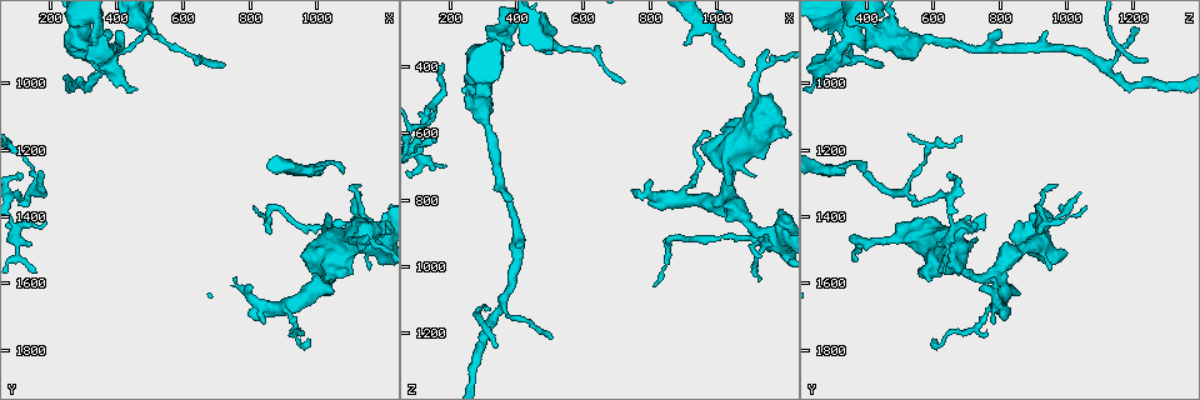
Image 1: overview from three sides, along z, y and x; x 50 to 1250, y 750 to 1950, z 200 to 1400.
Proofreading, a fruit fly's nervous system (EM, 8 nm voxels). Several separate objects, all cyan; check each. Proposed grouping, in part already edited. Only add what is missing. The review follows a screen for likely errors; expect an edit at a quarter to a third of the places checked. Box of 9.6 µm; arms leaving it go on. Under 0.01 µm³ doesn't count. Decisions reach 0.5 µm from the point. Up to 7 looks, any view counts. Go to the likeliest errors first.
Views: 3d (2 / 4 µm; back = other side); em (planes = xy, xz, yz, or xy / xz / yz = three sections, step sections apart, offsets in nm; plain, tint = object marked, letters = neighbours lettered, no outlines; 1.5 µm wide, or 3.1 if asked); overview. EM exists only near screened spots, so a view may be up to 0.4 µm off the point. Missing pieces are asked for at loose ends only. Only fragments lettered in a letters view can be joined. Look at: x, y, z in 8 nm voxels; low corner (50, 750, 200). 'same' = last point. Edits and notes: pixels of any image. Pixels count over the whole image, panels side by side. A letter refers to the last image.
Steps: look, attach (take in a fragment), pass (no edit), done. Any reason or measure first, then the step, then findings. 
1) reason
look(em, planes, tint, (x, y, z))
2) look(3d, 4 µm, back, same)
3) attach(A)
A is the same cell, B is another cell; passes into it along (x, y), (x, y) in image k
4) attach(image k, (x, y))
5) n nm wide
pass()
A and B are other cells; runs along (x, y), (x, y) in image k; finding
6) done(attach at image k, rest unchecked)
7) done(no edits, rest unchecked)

branch stops here
look(3d, 4 µm, back, (750, 1590, 770))

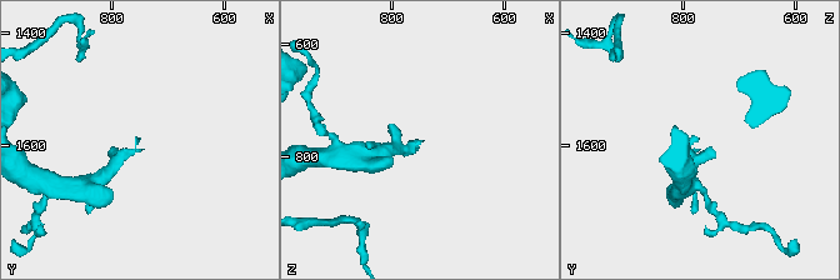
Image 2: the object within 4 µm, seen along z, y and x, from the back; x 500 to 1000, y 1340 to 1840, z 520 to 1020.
look(em, planes, letters, (750, 1585, 770))

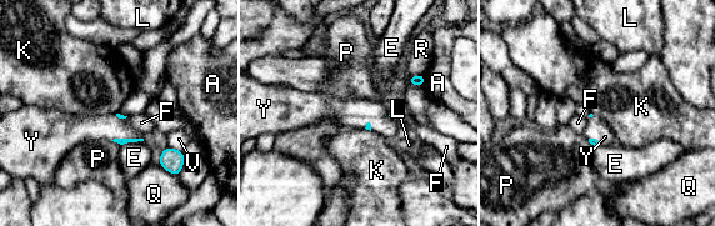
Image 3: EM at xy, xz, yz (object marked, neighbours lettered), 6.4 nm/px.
attach(image 3, (105, 126))
Y is the same cell, A, E, F, K, L, P, Q, R and V are other cells; passes into it along (121, 141), (126, 139), (105, 126) in image 3; it goes on there

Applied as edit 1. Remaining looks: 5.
redraw
look(overview)

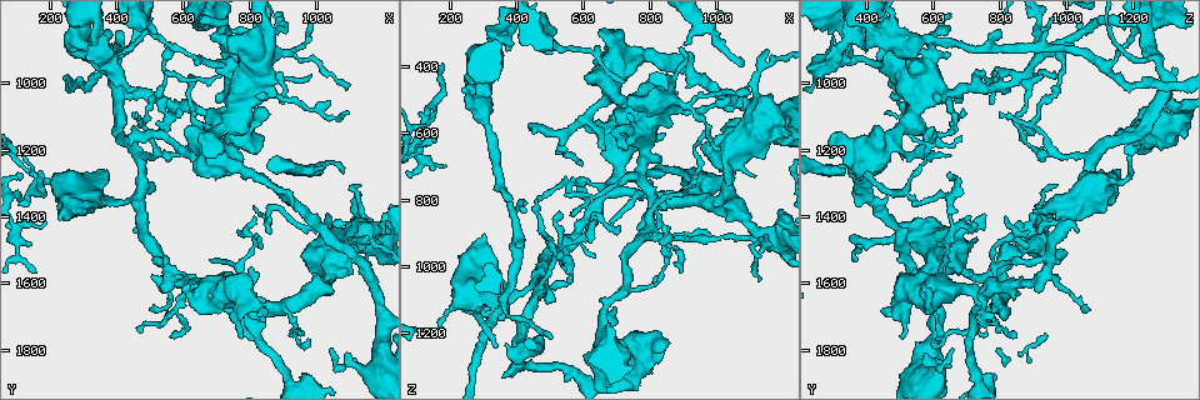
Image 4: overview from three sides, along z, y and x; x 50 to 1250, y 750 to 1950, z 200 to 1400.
tapers out
look(3d, 4 µm, back, (180, 1280, 400))

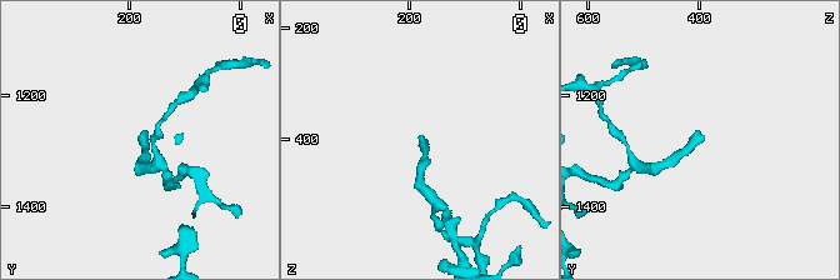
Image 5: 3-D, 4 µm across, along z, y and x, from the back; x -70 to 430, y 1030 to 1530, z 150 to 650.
look(em, planes, plain, (185, 1270, 395))

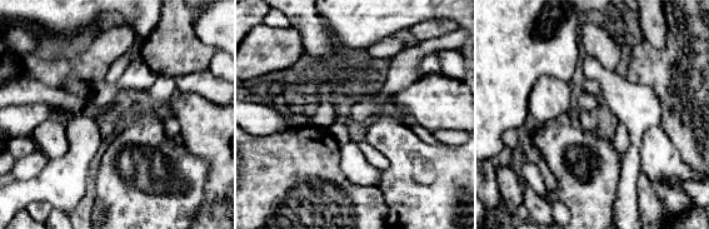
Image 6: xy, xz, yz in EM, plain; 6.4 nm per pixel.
look(em, planes, letters, same)

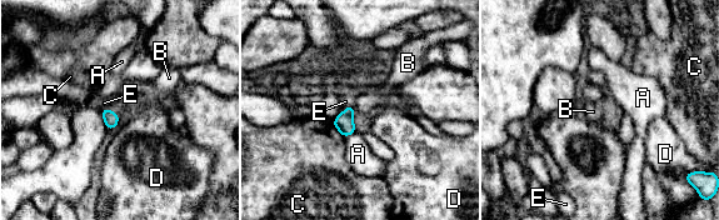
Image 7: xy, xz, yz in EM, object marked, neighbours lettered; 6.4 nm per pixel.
A touches over 90 nm
attach(image 7, (375, 96))
B is the same cell, A, C, D and E are other cells; passes into it along (344, 123), (351, 106), (375, 96) in image 7; the neuron continues

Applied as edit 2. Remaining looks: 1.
done(attach at image 3, attach at image 7, rest unchecked)

